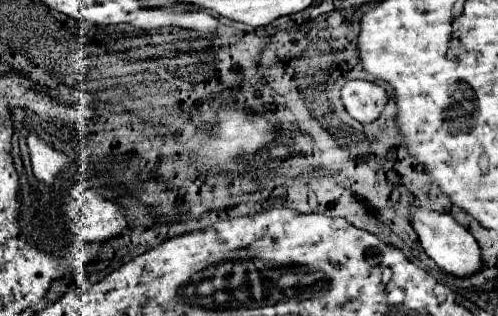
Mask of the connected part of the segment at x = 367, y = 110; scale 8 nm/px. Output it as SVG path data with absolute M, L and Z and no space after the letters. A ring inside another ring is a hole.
M365 79L347 81L341 89L341 97L347 113L361 123L373 123L389 101L389 95L381 85Z

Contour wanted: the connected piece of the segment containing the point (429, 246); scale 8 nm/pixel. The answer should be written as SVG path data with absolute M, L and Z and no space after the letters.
M417 209L409 217L415 233L419 235L419 241L425 249L425 253L447 273L453 273L457 277L469 277L475 275L481 269L481 251L475 241L475 237L459 225L449 213L445 211L433 211L433 209Z

